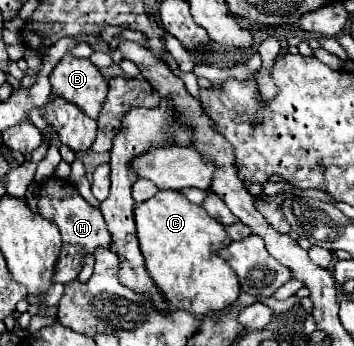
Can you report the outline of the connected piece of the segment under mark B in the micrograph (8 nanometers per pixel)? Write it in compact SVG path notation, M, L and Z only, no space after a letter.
M67 53L53 69L49 81L53 93L77 105L91 119L97 119L109 89L107 81L89 59L77 59Z

